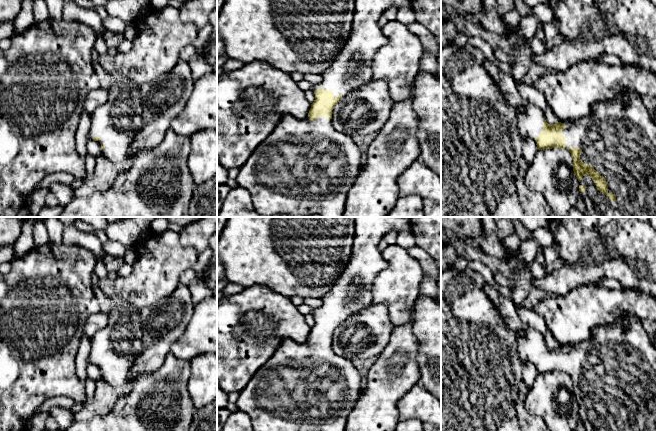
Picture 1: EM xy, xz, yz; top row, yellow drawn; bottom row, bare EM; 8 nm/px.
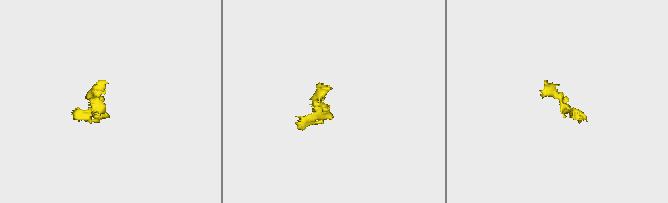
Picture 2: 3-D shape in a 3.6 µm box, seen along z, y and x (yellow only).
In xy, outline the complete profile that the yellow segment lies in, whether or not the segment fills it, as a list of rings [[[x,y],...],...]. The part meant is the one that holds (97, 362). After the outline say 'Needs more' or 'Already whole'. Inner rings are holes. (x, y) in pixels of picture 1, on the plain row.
[[[112,302],[112,307],[107,310],[108,325],[97,331],[91,340],[89,361],[101,368],[106,382],[113,386],[123,386],[129,383],[135,357],[143,346],[143,318],[141,309],[120,302]]]. Needs more

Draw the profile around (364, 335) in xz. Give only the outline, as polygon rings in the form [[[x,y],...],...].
[[[372,304],[341,322],[332,334],[332,348],[350,361],[377,357],[392,331],[388,307]]]

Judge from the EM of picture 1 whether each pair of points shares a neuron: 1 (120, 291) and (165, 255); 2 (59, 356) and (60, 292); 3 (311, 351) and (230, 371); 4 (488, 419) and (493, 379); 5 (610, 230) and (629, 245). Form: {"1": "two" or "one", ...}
{"1": "one", "2": "one", "3": "two", "4": "one", "5": "two"}

